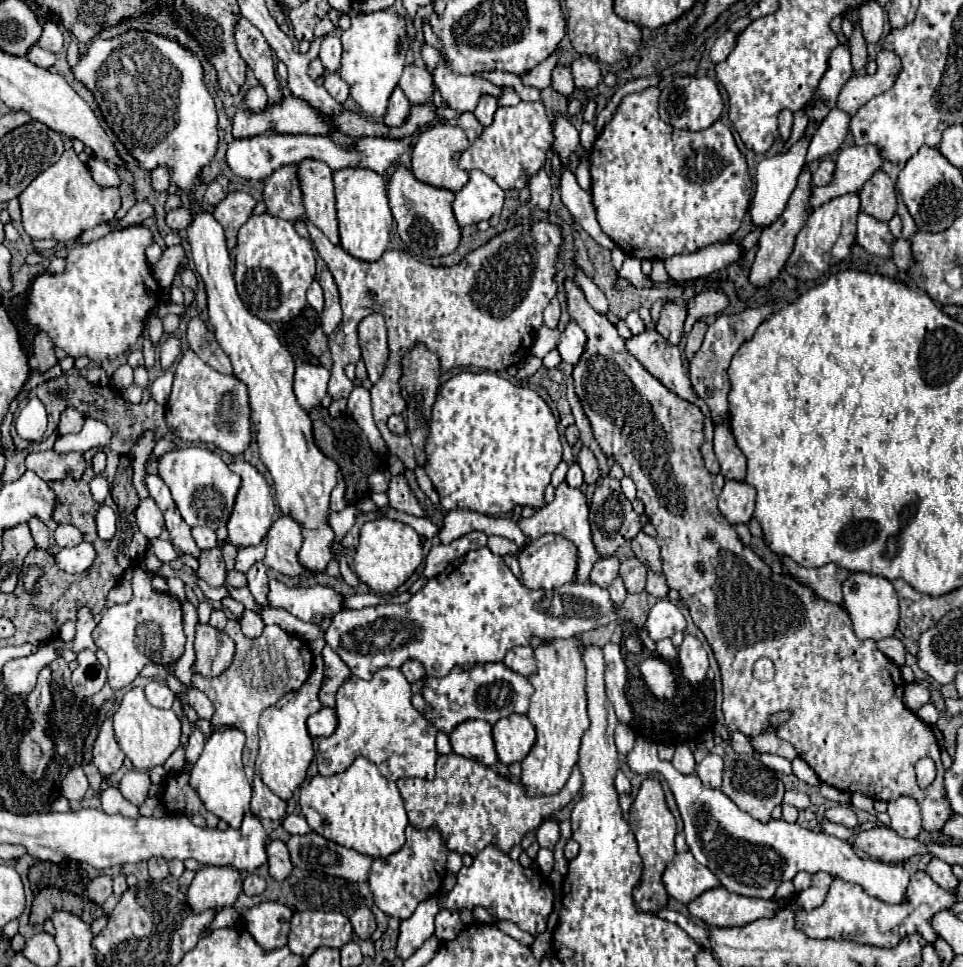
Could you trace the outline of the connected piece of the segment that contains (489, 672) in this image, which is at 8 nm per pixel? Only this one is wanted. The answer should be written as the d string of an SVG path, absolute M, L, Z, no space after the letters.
M504 663L472 665L472 669L460 669L460 665L456 665L456 669L452 669L446 677L424 677L424 717L432 721L438 731L450 735L454 727L468 719L482 719L494 725L496 721L512 713L526 715L532 693L534 689L530 681L508 669Z

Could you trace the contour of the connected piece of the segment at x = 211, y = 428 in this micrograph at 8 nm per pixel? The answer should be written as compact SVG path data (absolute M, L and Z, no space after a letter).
M188 349L176 367L172 395L166 405L166 421L168 429L184 441L214 443L230 455L240 455L250 445L250 405L246 385L234 375L218 373Z

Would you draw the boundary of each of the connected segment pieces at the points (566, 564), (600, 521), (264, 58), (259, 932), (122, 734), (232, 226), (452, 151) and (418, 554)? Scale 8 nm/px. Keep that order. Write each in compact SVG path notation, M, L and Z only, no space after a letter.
M542 535L518 555L528 589L556 589L576 581L576 545L560 535Z
M604 477L596 483L596 491L592 495L592 503L590 503L590 513L588 513L588 521L590 521L590 529L592 529L592 541L596 545L596 553L600 559L612 557L612 553L626 541L636 537L642 531L640 525L640 517L638 513L632 509L630 501L624 497L624 493L620 491L620 481L614 477Z
M244 15L238 17L236 29L234 29L234 41L240 51L240 57L248 63L260 85L268 93L270 103L278 103L282 99L280 83L274 75L274 61L272 61L272 49L264 41L264 35L260 29L256 29Z
M276 901L260 903L242 915L246 931L264 951L274 951L286 945L290 919L292 909Z
M140 687L130 689L114 713L114 733L120 749L132 761L132 765L140 771L148 771L156 765L164 765L164 761L180 747L180 719L170 709L158 709L150 705Z
M234 191L228 193L212 211L216 221L224 227L226 231L226 243L228 249L236 247L236 235L238 229L252 217L252 211L256 207L256 199L250 193L244 191Z
M436 123L436 125L428 127L418 137L418 143L414 145L414 151L412 151L412 173L414 173L414 177L424 181L424 183L430 183L434 187L460 191L468 183L468 173L458 167L458 161L460 161L460 153L464 149L468 149L468 145L470 145L470 141L458 125Z
M374 519L364 523L360 531L360 543L354 555L354 571L362 583L366 583L372 591L384 595L394 593L404 581L408 581L412 573L420 567L422 559L424 555L420 537L412 527L392 519Z

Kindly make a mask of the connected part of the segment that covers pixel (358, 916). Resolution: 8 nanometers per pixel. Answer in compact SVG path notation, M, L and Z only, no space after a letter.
M356 909L350 917L350 923L352 923L352 929L354 933L360 937L360 939L368 939L374 931L376 931L376 921L374 921L374 915L370 909Z

